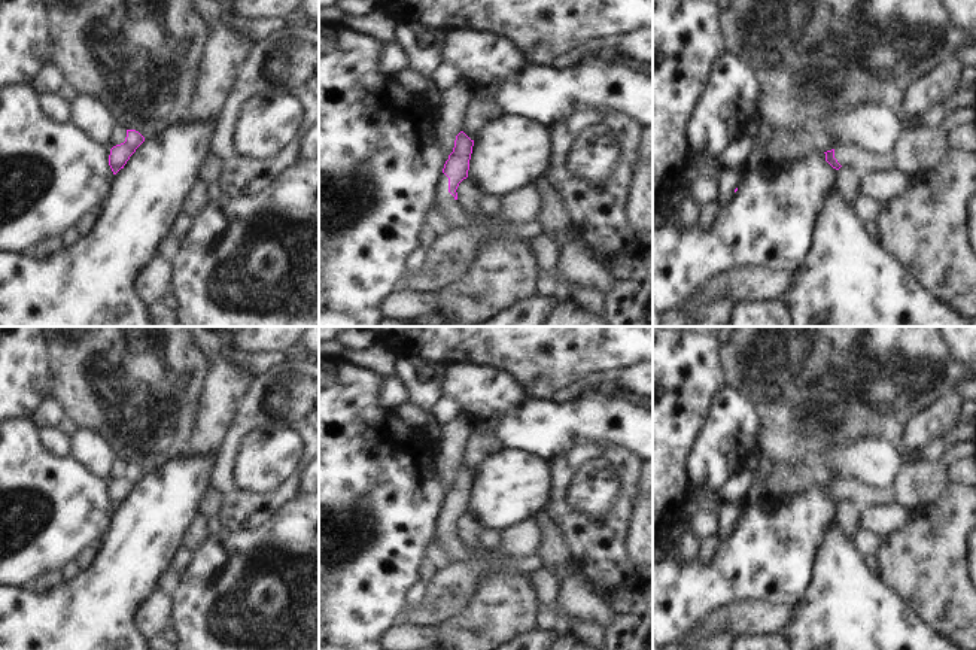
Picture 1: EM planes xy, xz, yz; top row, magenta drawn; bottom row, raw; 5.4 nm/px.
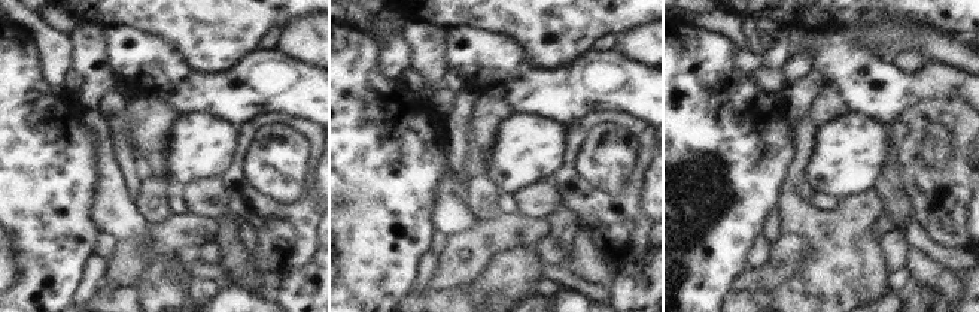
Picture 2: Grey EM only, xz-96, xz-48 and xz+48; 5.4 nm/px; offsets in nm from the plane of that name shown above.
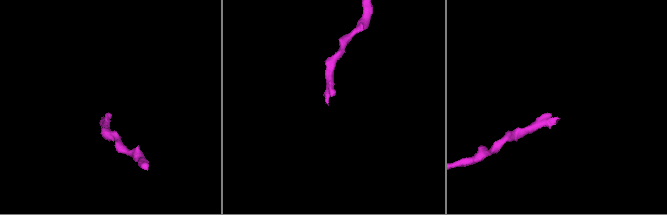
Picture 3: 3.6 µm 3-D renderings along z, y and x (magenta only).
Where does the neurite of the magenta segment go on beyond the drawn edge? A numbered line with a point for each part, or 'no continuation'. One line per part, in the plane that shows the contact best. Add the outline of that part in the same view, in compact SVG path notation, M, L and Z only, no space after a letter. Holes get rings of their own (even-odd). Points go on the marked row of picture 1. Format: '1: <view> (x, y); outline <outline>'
1: xz (458, 218); outline M444 173L437 183L435 201L447 216L450 230L469 230L478 222L478 219L466 215L454 197L449 192L449 177Z

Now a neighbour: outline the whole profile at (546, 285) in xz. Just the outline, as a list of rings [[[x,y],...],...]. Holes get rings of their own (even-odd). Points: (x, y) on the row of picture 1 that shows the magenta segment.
[[[544,274],[533,285],[535,295],[553,298],[560,292],[556,279],[551,274]]]

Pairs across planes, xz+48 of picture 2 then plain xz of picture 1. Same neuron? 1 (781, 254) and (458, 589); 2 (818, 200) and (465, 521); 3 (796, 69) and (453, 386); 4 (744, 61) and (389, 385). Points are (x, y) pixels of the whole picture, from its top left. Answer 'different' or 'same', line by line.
1: same
2: different
3: different
4: same

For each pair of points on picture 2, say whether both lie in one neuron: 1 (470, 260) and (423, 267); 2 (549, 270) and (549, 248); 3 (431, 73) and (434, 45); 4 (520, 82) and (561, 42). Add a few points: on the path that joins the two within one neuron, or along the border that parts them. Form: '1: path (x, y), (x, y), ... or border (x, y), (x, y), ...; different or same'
1: border (437, 256), (437, 269), (429, 279), (429, 288); different
2: border (544, 263), (561, 266); different
3: path (431, 66), (431, 52); same
4: border (513, 41), (534, 66), (569, 64); different

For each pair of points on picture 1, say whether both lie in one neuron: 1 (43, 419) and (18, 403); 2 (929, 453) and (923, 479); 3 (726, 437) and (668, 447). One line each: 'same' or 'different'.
1: different
2: different
3: different

